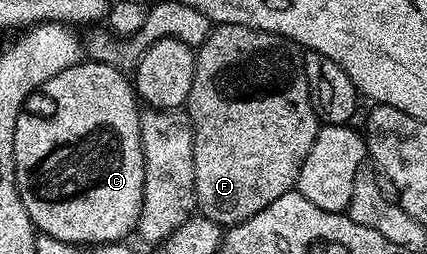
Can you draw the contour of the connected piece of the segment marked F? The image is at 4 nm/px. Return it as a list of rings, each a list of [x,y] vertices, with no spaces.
[[[232,23],[218,24],[212,30],[210,37],[197,48],[193,85],[189,89],[185,110],[195,126],[195,206],[198,214],[209,217],[220,225],[243,223],[249,217],[261,213],[265,205],[273,205],[277,197],[281,197],[286,191],[295,187],[297,177],[301,173],[301,165],[305,165],[305,157],[309,157],[309,149],[313,149],[313,141],[321,126],[319,117],[311,104],[311,90],[303,64],[304,54],[304,48],[294,43],[292,39],[285,38],[284,35],[277,35],[273,31],[258,31],[252,27]]]

